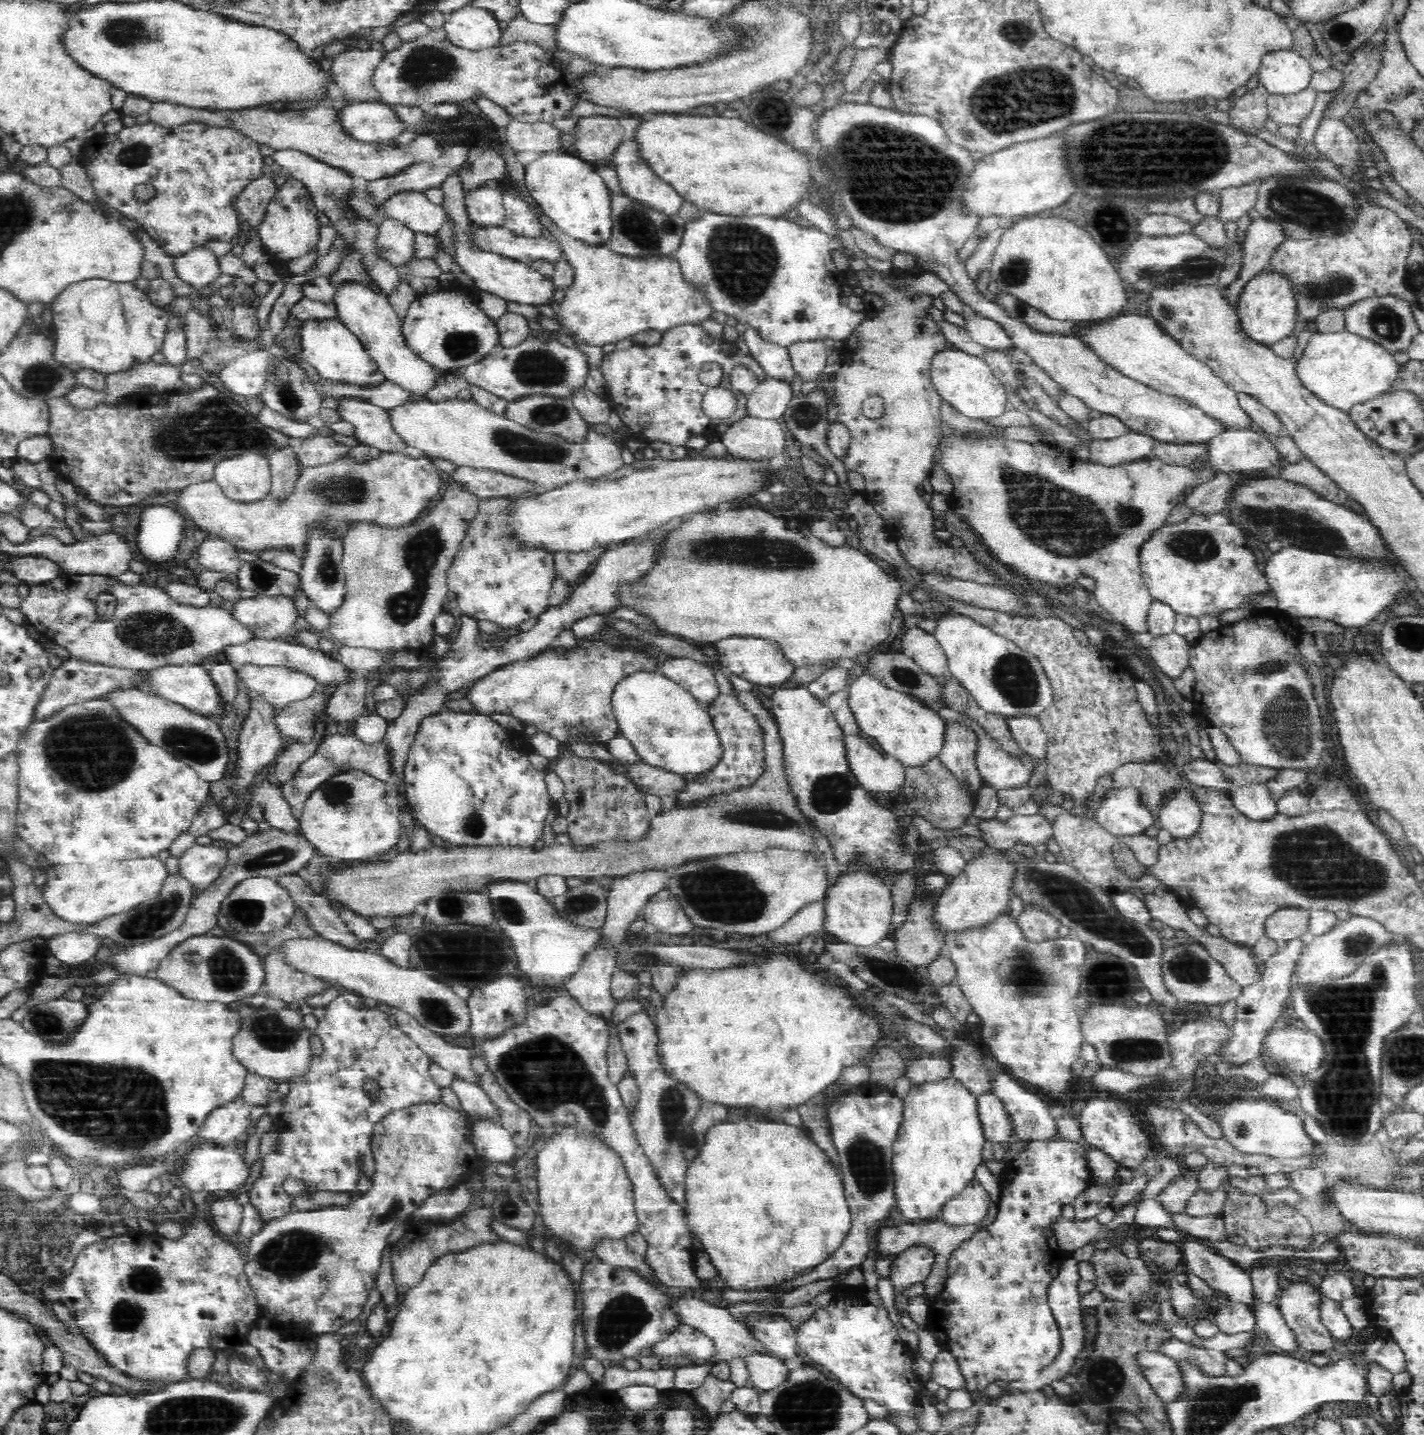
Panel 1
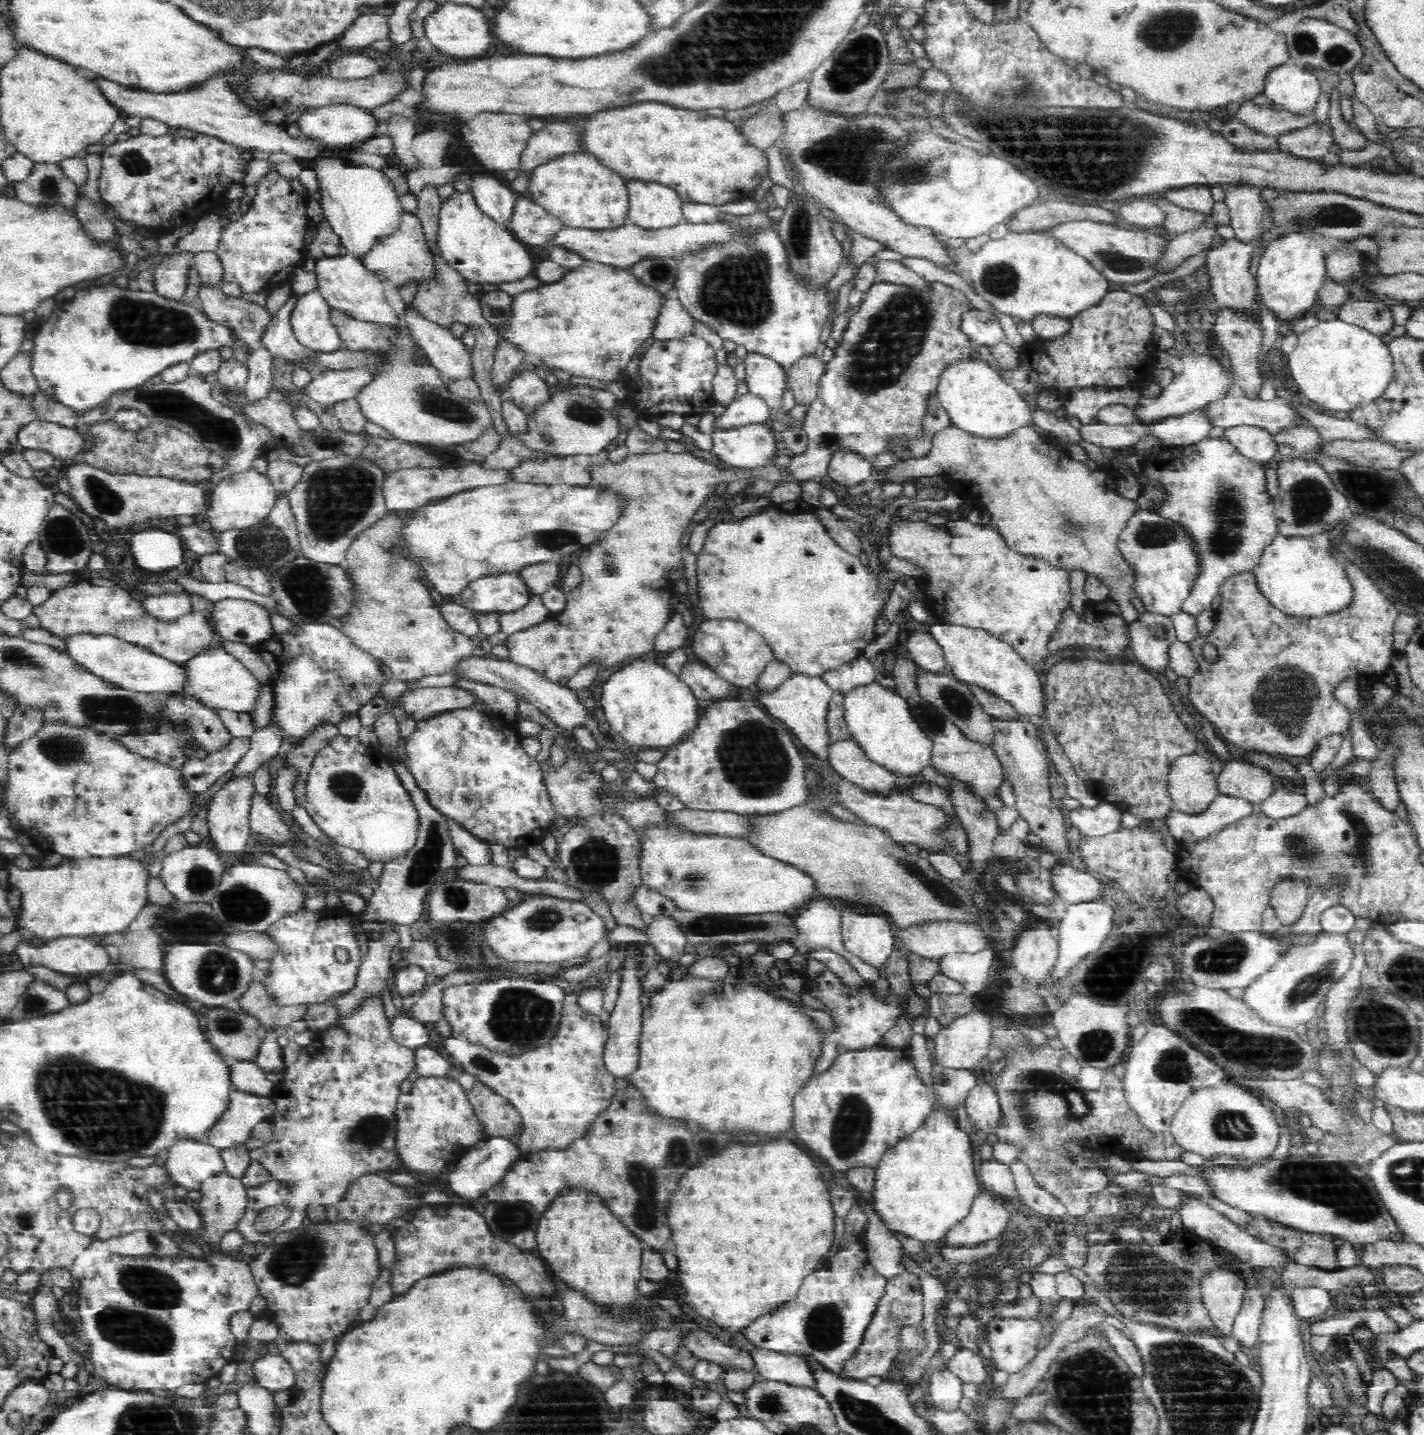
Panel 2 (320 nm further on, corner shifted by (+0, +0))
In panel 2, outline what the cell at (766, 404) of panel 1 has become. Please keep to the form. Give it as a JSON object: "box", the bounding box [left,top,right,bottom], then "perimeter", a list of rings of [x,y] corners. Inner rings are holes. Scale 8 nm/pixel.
{"box":[717,392,771,428],"perimeter":[[[748,392],[738,396],[728,410],[717,420],[717,427],[733,428],[753,423],[766,423],[771,406],[762,397]]]}

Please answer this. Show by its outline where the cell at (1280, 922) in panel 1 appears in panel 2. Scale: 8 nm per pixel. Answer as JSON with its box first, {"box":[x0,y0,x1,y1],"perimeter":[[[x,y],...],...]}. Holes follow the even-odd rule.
{"box":[1270,881,1311,926],"perimeter":[[[1286,881],[1277,884],[1271,894],[1270,908],[1282,926],[1293,925],[1304,913],[1308,905],[1311,890],[1302,883]]]}

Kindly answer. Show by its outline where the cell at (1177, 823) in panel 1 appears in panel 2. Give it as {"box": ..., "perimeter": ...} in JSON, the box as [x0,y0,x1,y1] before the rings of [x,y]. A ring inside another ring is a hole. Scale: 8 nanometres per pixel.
{"box":[1168,753,1220,816],"perimeter":[[[1197,753],[1181,756],[1170,767],[1168,776],[1170,801],[1172,812],[1186,816],[1198,816],[1208,810],[1220,791],[1217,789],[1217,776],[1210,771],[1210,761]]]}

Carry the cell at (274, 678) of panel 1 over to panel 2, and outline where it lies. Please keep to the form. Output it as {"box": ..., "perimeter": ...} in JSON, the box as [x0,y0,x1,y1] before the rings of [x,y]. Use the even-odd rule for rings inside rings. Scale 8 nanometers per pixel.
{"box":[182,645,262,713],"perimeter":[[[220,645],[212,648],[186,664],[189,668],[190,684],[182,696],[193,696],[206,707],[214,710],[230,710],[239,713],[254,712],[262,685],[238,658],[232,656]]]}

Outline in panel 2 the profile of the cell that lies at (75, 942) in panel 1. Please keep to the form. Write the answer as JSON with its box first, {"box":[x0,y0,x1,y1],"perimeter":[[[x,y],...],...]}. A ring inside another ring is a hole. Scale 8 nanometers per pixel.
{"box":[14,936,112,975],"perimeter":[[[60,936],[47,940],[44,945],[39,947],[31,945],[27,940],[22,940],[16,946],[14,952],[24,969],[32,966],[46,966],[46,968],[66,975],[100,975],[106,969],[112,967],[109,954],[100,945],[100,942],[93,937]]]}

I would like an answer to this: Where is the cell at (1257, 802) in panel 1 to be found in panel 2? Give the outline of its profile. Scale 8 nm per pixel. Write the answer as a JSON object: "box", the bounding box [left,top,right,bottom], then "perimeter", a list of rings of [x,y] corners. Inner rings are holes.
{"box":[1167,795,1254,843],"perimeter":[[[1218,795],[1208,810],[1198,816],[1171,812],[1167,816],[1170,834],[1178,842],[1194,843],[1254,814],[1254,802],[1242,797]]]}

